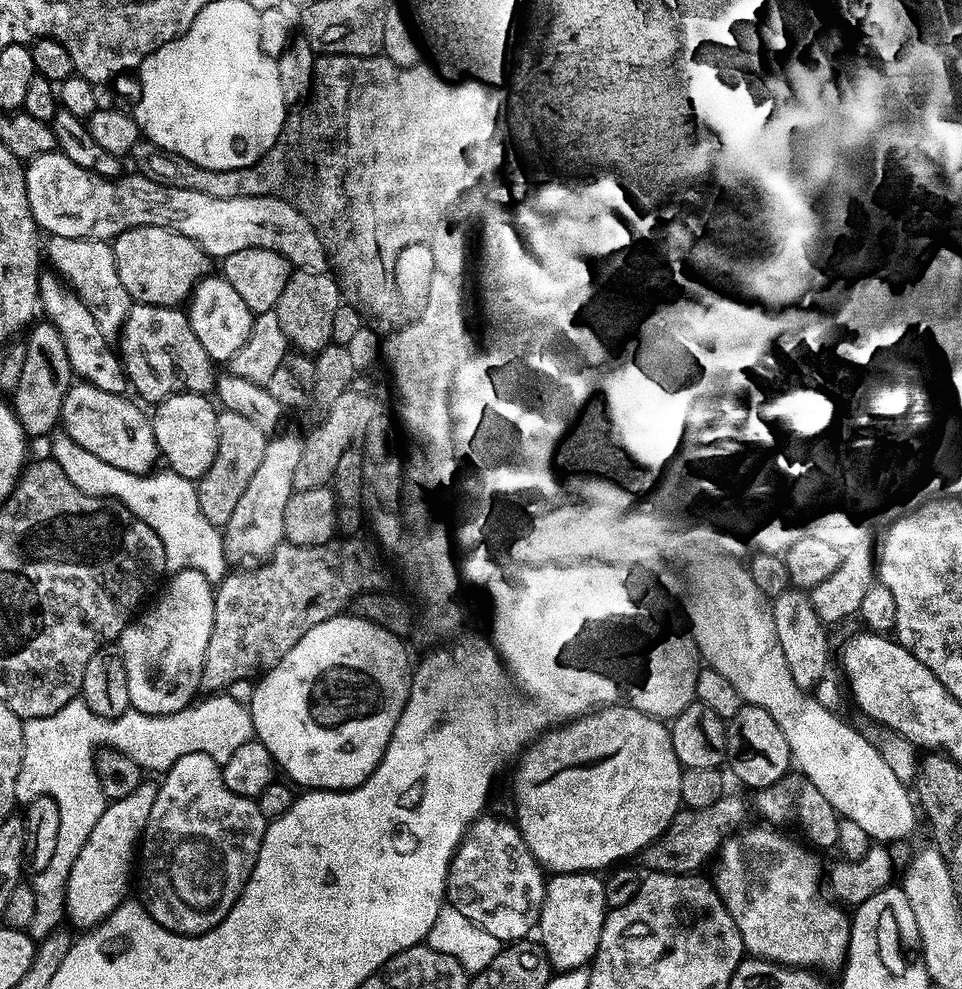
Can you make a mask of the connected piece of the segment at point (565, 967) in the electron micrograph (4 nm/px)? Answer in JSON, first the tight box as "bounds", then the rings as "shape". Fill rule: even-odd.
{"bounds":[538,872,610,972],"shape":[[[557,872],[547,881],[544,905],[538,925],[538,940],[543,944],[553,969],[570,972],[575,968],[591,965],[600,950],[600,939],[604,929],[604,917],[610,909],[606,902],[604,880],[596,872]]]}

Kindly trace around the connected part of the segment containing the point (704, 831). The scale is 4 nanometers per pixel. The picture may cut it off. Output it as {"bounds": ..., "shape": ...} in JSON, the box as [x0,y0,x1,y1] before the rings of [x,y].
{"bounds":[643,794,747,876],"shape":[[[725,794],[718,802],[714,802],[714,806],[706,806],[706,810],[690,808],[677,812],[671,826],[649,848],[644,849],[643,867],[654,872],[679,876],[699,873],[700,867],[725,847],[726,841],[733,835],[731,832],[743,822],[747,812],[743,798],[732,794]]]}

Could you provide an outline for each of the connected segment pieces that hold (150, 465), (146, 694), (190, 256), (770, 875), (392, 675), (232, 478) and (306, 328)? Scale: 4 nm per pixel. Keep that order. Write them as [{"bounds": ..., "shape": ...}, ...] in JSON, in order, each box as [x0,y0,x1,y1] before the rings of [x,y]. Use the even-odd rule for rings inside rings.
[{"bounds":[60,382,160,476],"shape":[[[78,382],[68,387],[60,420],[68,420],[66,435],[69,439],[96,458],[101,458],[102,462],[130,476],[146,474],[156,466],[154,464],[160,455],[151,419],[146,412],[144,414],[140,408],[142,406],[136,404],[121,393],[104,391],[87,382]]]},{"bounds":[118,566,214,716],"shape":[[[184,566],[177,572],[180,573],[165,586],[164,593],[124,627],[118,641],[130,705],[151,716],[174,714],[197,699],[206,646],[214,626],[213,585],[208,585],[199,567]]]},{"bounds":[111,226,209,308],"shape":[[[162,226],[131,228],[114,237],[111,246],[118,278],[138,304],[163,308],[183,305],[196,283],[209,271],[209,257],[192,240]]]},{"bounds":[714,826,853,973],"shape":[[[768,826],[760,827],[764,828],[752,829],[741,840],[733,839],[719,853],[720,869],[714,875],[714,887],[728,908],[730,918],[734,918],[734,926],[738,926],[745,949],[753,957],[771,960],[785,968],[839,973],[848,958],[853,921],[849,913],[847,916],[843,912],[843,907],[835,908],[824,901],[824,896],[820,893],[820,864],[816,861],[817,853],[809,850],[803,843],[795,844],[790,837],[780,833],[783,831],[773,830]]]},{"bounds":[250,614,410,792],"shape":[[[341,614],[306,630],[294,646],[290,646],[290,654],[278,662],[269,672],[264,673],[255,681],[256,689],[254,698],[250,705],[252,713],[252,731],[255,739],[260,741],[266,750],[270,750],[272,760],[276,763],[277,769],[284,772],[293,785],[304,790],[319,790],[322,792],[348,792],[351,788],[362,786],[374,774],[374,770],[380,765],[380,760],[384,757],[384,751],[388,749],[390,738],[394,734],[394,726],[402,714],[402,710],[408,701],[408,690],[410,687],[410,667],[408,668],[408,652],[404,649],[404,644],[399,640],[395,631],[383,628],[381,624],[375,624],[372,620],[366,620],[359,614]]]},{"bounds":[196,411,266,526],"shape":[[[221,411],[216,418],[216,453],[210,470],[201,476],[196,484],[198,506],[203,518],[217,526],[230,522],[230,514],[234,514],[234,506],[238,506],[238,498],[242,498],[242,490],[254,478],[254,470],[262,462],[266,451],[265,433],[260,432],[243,412]]]},{"bounds":[274,271,342,354],"shape":[[[293,271],[292,276],[286,282],[286,290],[282,290],[274,309],[285,341],[291,347],[293,344],[296,347],[295,351],[300,354],[321,352],[332,339],[334,310],[338,310],[341,302],[342,289],[335,275],[327,271]]]}]

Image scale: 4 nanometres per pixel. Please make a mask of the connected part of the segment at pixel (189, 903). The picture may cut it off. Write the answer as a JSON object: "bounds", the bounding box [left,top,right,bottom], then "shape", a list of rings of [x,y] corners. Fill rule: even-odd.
{"bounds":[138,754,266,936],"shape":[[[186,754],[186,758],[178,758],[178,762],[174,762],[174,766],[170,766],[168,771],[163,773],[161,780],[164,781],[159,781],[156,797],[154,798],[154,807],[150,809],[150,818],[146,822],[142,843],[138,848],[138,880],[140,876],[140,884],[144,887],[142,900],[149,914],[163,928],[169,928],[172,932],[183,932],[186,936],[199,936],[201,932],[211,932],[214,926],[218,926],[218,922],[222,922],[226,918],[226,914],[242,894],[242,890],[254,870],[254,862],[258,858],[258,850],[262,846],[266,821],[259,803],[253,797],[239,796],[228,789],[224,781],[221,765],[217,764],[214,758],[210,758],[206,754]]]}

